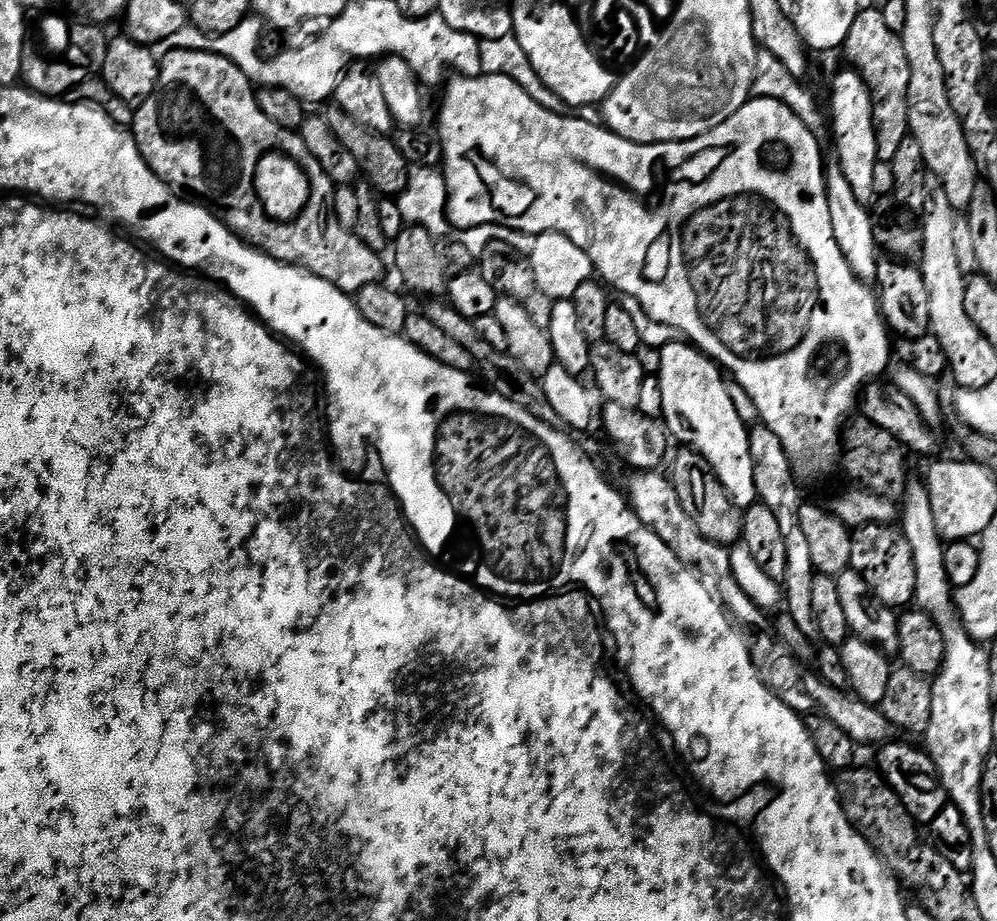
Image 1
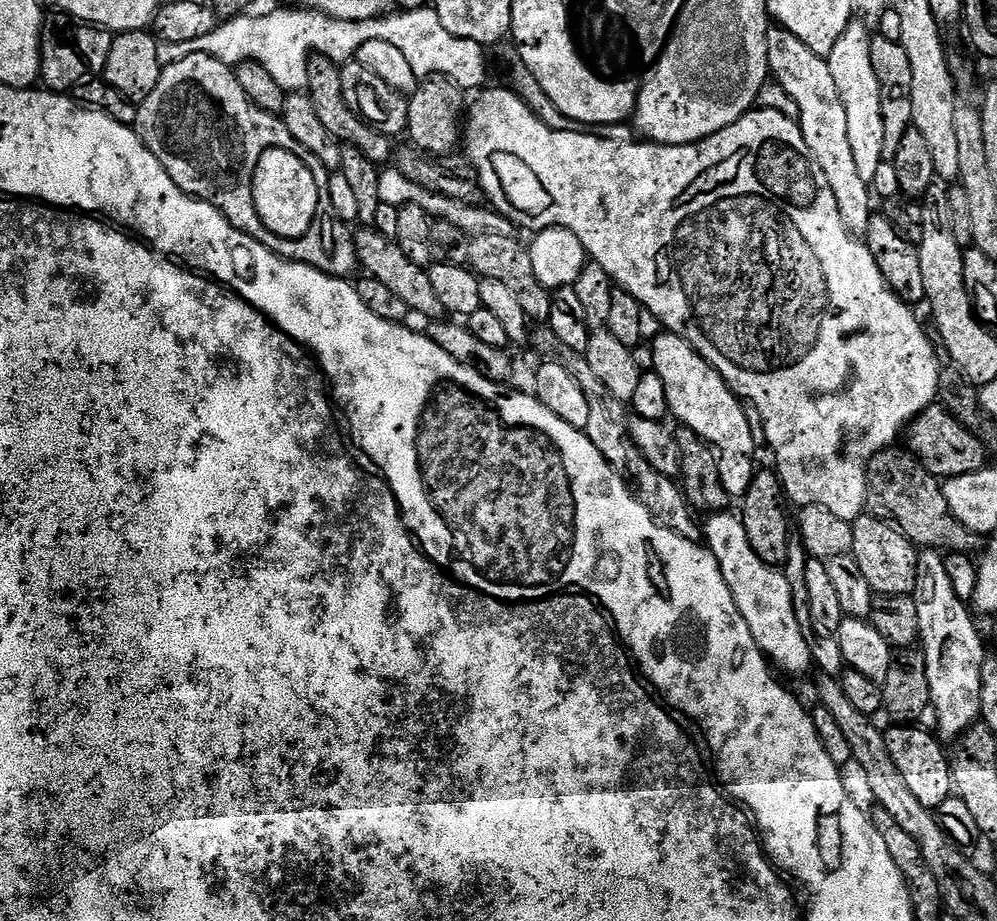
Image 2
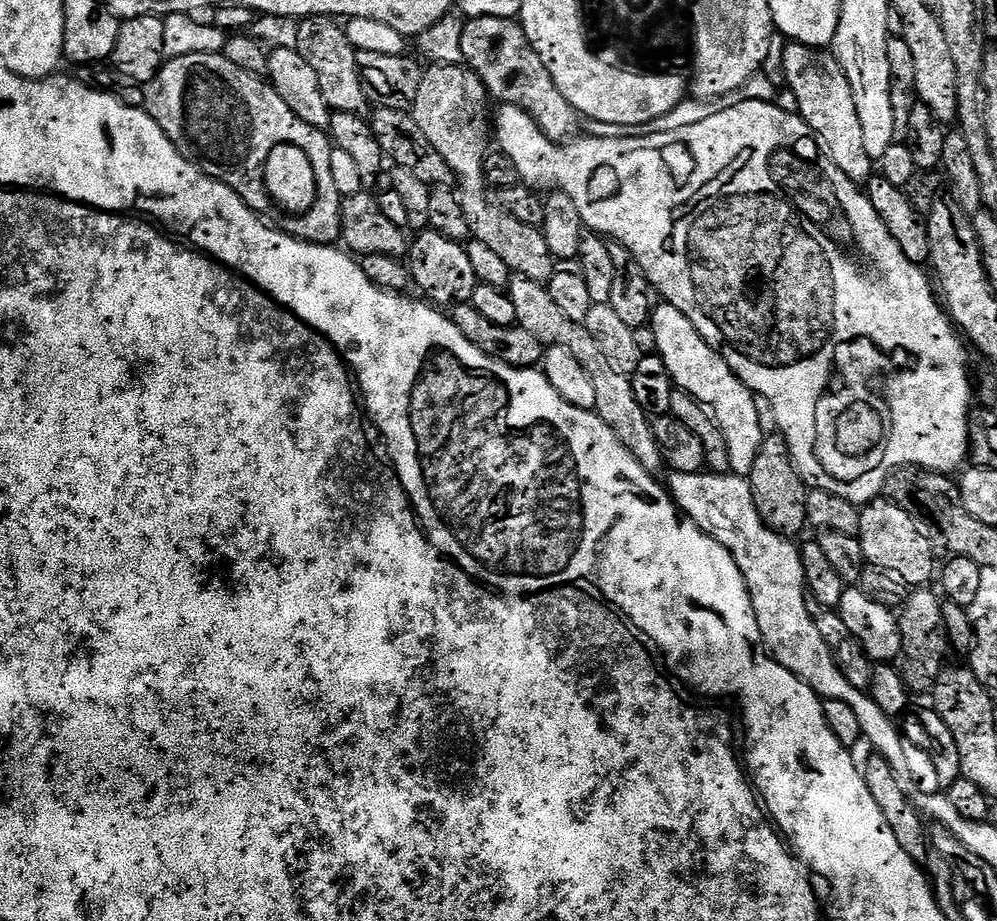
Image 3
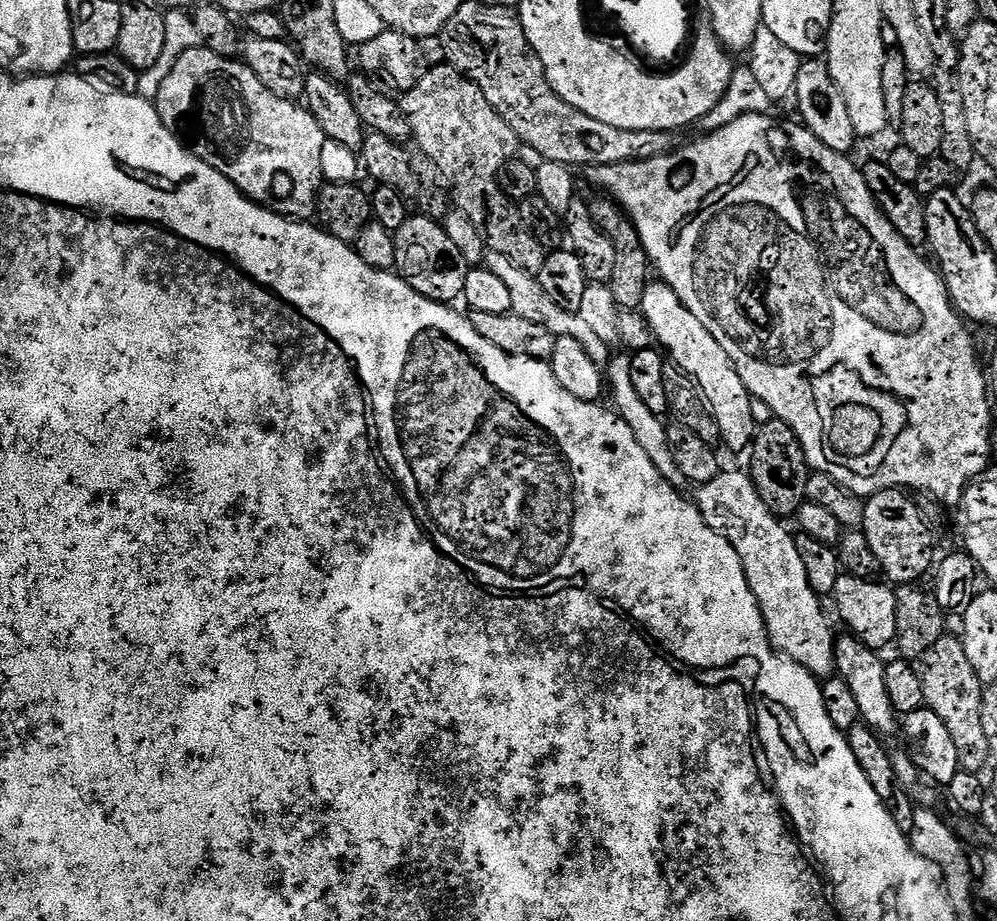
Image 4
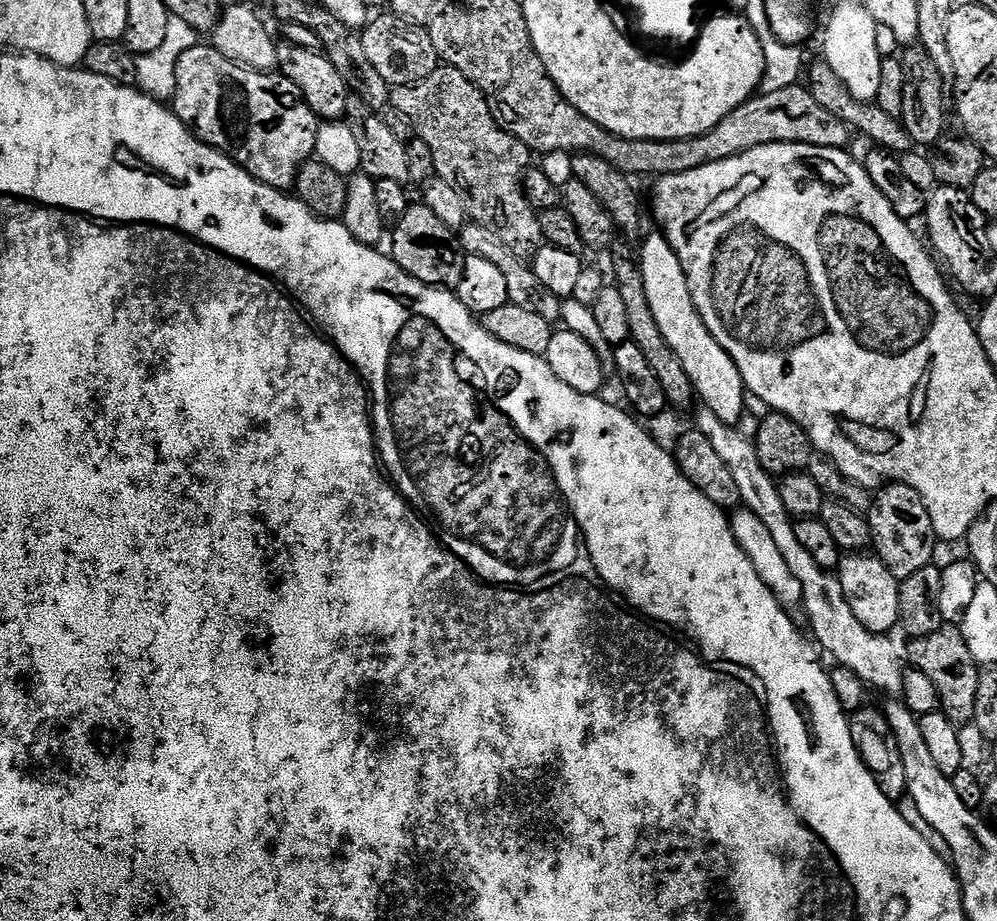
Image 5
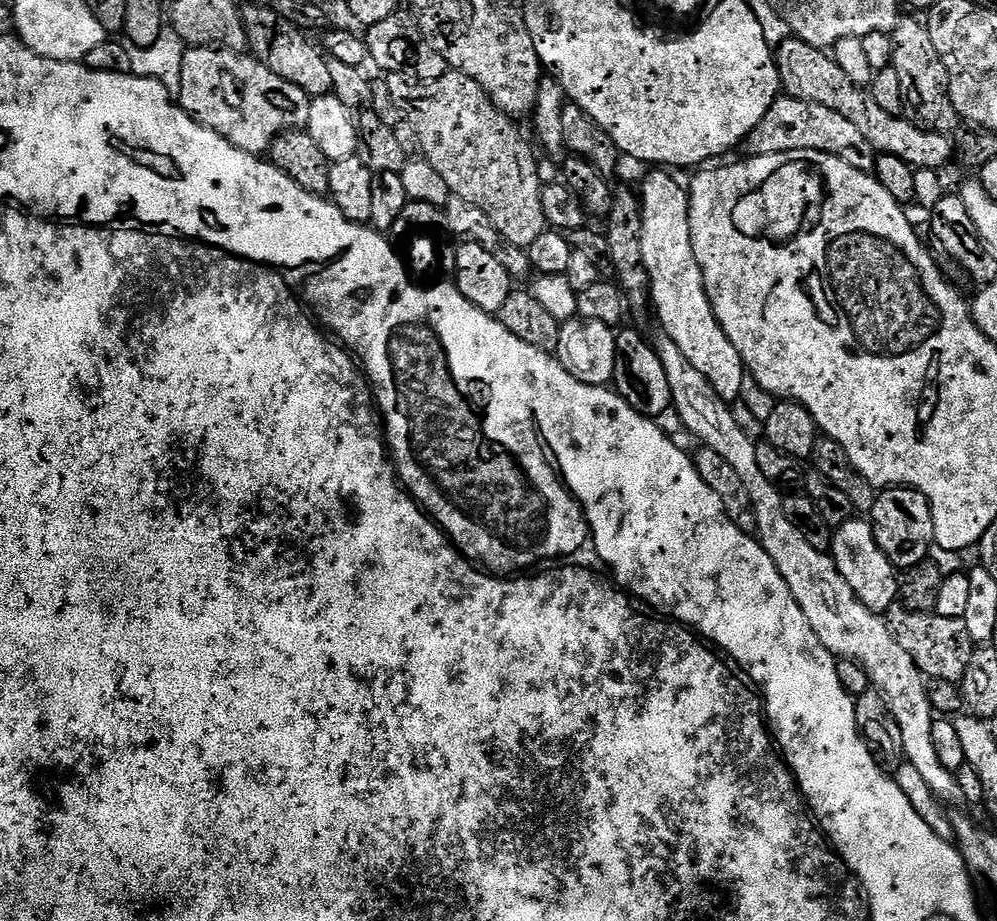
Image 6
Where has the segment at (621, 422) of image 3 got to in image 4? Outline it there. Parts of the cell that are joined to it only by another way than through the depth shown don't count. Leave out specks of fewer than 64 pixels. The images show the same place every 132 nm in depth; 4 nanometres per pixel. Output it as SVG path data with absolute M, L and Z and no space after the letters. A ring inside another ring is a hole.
M491 250L485 251L483 267L490 269L509 288L510 306L515 316L527 318L528 321L534 322L538 326L546 326L546 330L550 330L550 334L554 334L556 337L574 338L578 342L582 342L582 350L586 350L586 354L590 354L590 358L594 358L596 364L604 366L609 363L610 345L602 342L602 338L598 338L598 334L594 334L594 329L581 318L579 312L562 310L562 306L558 306L558 302L554 302L554 298L550 298L550 294L546 294L546 290L542 290L539 279L533 273L522 270L517 264L510 262L510 258L506 258L506 254L498 254Z

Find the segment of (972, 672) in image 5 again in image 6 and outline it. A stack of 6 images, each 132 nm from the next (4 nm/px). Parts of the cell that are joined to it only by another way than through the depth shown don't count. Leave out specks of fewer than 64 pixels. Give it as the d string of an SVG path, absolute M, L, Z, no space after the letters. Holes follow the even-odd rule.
M897 602L886 613L886 623L898 646L902 646L906 654L910 654L925 677L946 678L946 682L955 684L963 681L974 651L970 630L966 630L963 618L942 618L935 612L909 612L903 604Z

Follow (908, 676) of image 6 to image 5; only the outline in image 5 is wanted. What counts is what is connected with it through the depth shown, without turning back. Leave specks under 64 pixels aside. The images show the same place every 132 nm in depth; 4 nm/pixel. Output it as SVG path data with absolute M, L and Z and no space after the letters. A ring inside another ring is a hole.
M700 406L695 412L695 431L706 434L707 440L714 445L714 451L722 457L722 462L726 462L734 482L738 482L743 507L749 508L755 516L762 518L762 526L770 530L778 550L782 550L782 558L786 558L786 566L790 566L794 578L802 584L802 612L808 615L808 624L812 627L811 635L814 640L816 635L815 643L821 649L824 647L836 659L835 663L839 667L854 670L854 674L858 674L858 678L862 678L865 685L872 687L873 684L876 688L885 688L889 697L899 697L904 690L905 669L900 668L895 646L888 641L887 635L866 630L866 626L862 626L862 622L854 618L854 610L850 610L842 594L839 579L831 571L818 566L818 562L814 562L814 558L810 558L810 554L802 550L802 544L798 542L798 538L794 538L793 517L788 515L786 506L782 506L780 490L772 473L765 470L762 462L758 462L755 443L749 437L747 440L739 432L739 427L722 422L722 418L714 414L714 410Z

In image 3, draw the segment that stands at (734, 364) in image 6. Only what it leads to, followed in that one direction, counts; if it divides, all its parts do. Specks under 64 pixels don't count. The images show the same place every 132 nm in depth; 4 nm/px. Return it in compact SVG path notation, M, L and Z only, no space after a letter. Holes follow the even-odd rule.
M657 303L652 309L650 327L657 338L656 351L666 362L673 385L679 391L690 393L712 413L730 450L731 471L738 476L751 477L754 458L758 458L760 443L766 435L758 422L756 396L736 377L735 370L704 341L702 334L698 334L690 318L673 304Z

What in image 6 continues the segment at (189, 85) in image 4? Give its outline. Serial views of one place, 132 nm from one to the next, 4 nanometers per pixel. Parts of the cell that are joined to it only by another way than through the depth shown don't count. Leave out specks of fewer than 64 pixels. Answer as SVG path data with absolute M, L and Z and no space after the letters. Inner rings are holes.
M192 46L182 58L182 82L178 93L180 107L199 124L214 130L222 138L226 138L226 142L230 142L238 150L249 152L251 156L267 153L276 137L284 132L307 129L312 102L313 97L298 90L298 86L290 86L286 78L278 78L274 70L262 66L262 62L251 54L221 50L216 46Z

